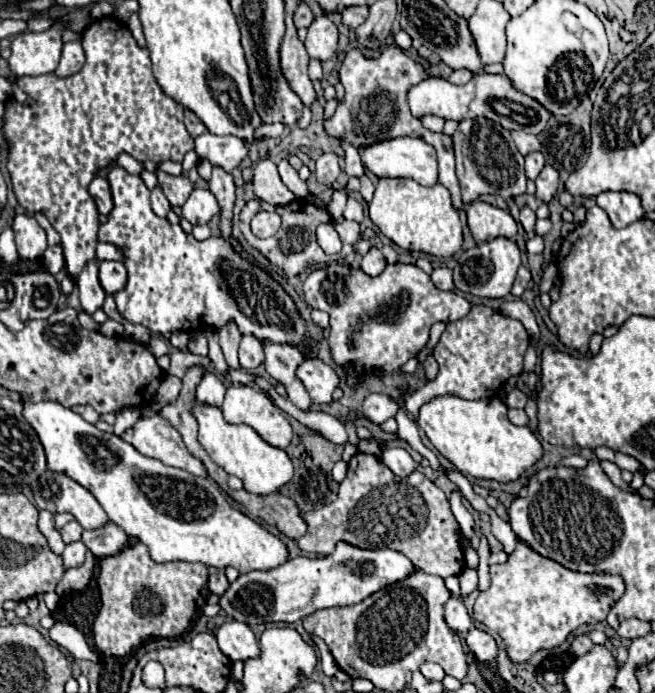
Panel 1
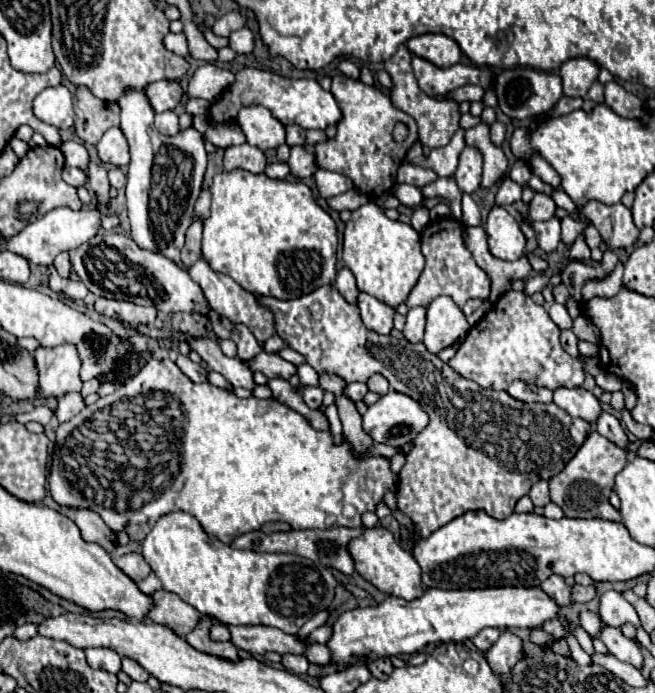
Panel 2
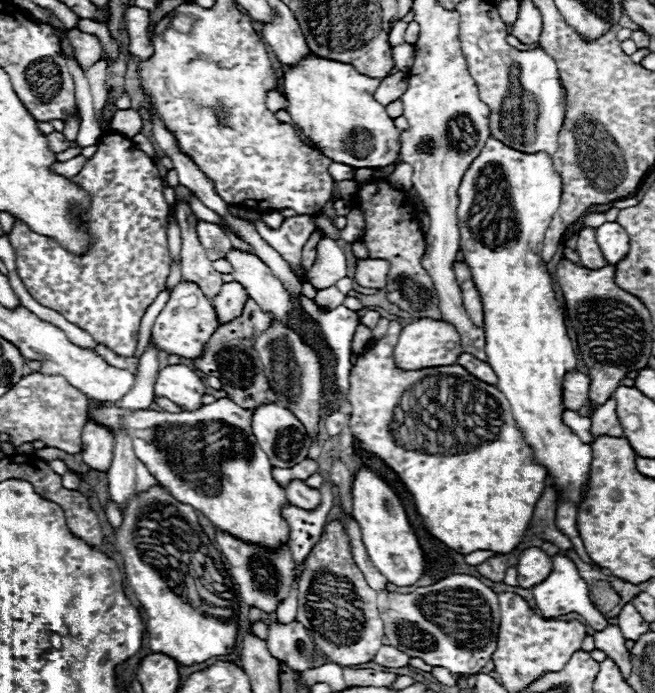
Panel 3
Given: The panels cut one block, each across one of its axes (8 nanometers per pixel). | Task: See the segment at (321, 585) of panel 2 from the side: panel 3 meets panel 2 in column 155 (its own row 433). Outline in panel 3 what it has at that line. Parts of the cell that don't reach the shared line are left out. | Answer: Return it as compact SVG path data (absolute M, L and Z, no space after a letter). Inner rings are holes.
M490 136L460 182L460 204L456 216L460 230L460 252L464 254L464 262L468 264L474 286L482 298L486 354L488 364L498 376L498 388L508 398L518 426L524 428L526 440L534 446L536 460L550 470L552 480L558 486L570 490L566 496L578 504L580 488L588 480L592 448L572 434L572 430L562 422L562 378L568 370L576 370L576 356L566 334L564 312L554 296L552 278L540 258L544 232L552 220L552 212L556 212L560 204L560 192L562 182L552 170L552 160L548 154L524 154Z

